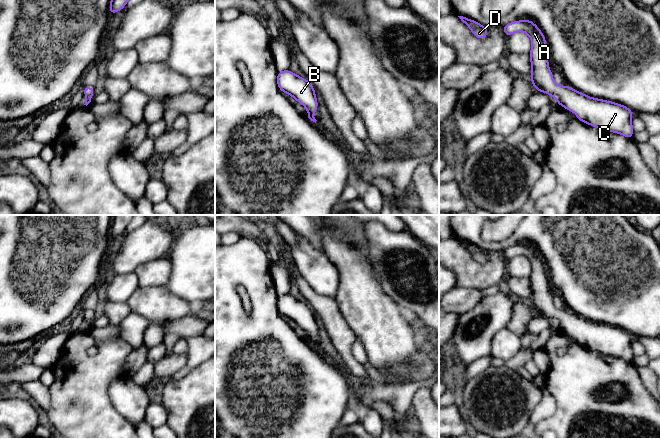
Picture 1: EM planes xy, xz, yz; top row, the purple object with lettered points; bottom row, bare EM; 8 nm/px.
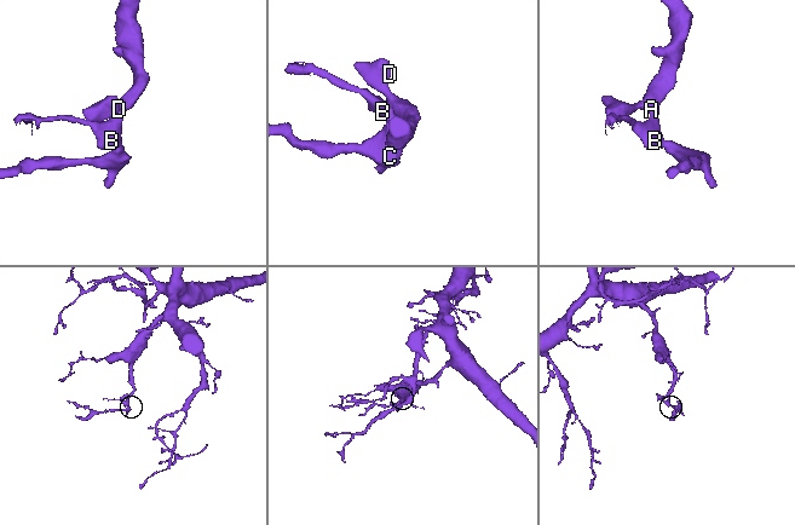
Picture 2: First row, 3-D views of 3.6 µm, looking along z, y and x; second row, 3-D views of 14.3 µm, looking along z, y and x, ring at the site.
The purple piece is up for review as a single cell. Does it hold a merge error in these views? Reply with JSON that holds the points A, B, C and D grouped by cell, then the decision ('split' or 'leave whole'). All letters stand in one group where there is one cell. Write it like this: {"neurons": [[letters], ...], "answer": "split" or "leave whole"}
{"neurons": [["A", "B", "C", "D"]], "answer": "leave whole"}

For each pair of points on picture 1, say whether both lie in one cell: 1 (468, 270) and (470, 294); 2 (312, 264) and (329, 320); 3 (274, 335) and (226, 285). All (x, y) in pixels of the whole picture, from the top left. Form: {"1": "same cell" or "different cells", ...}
{"1": "different cells", "2": "different cells", "3": "same cell"}

